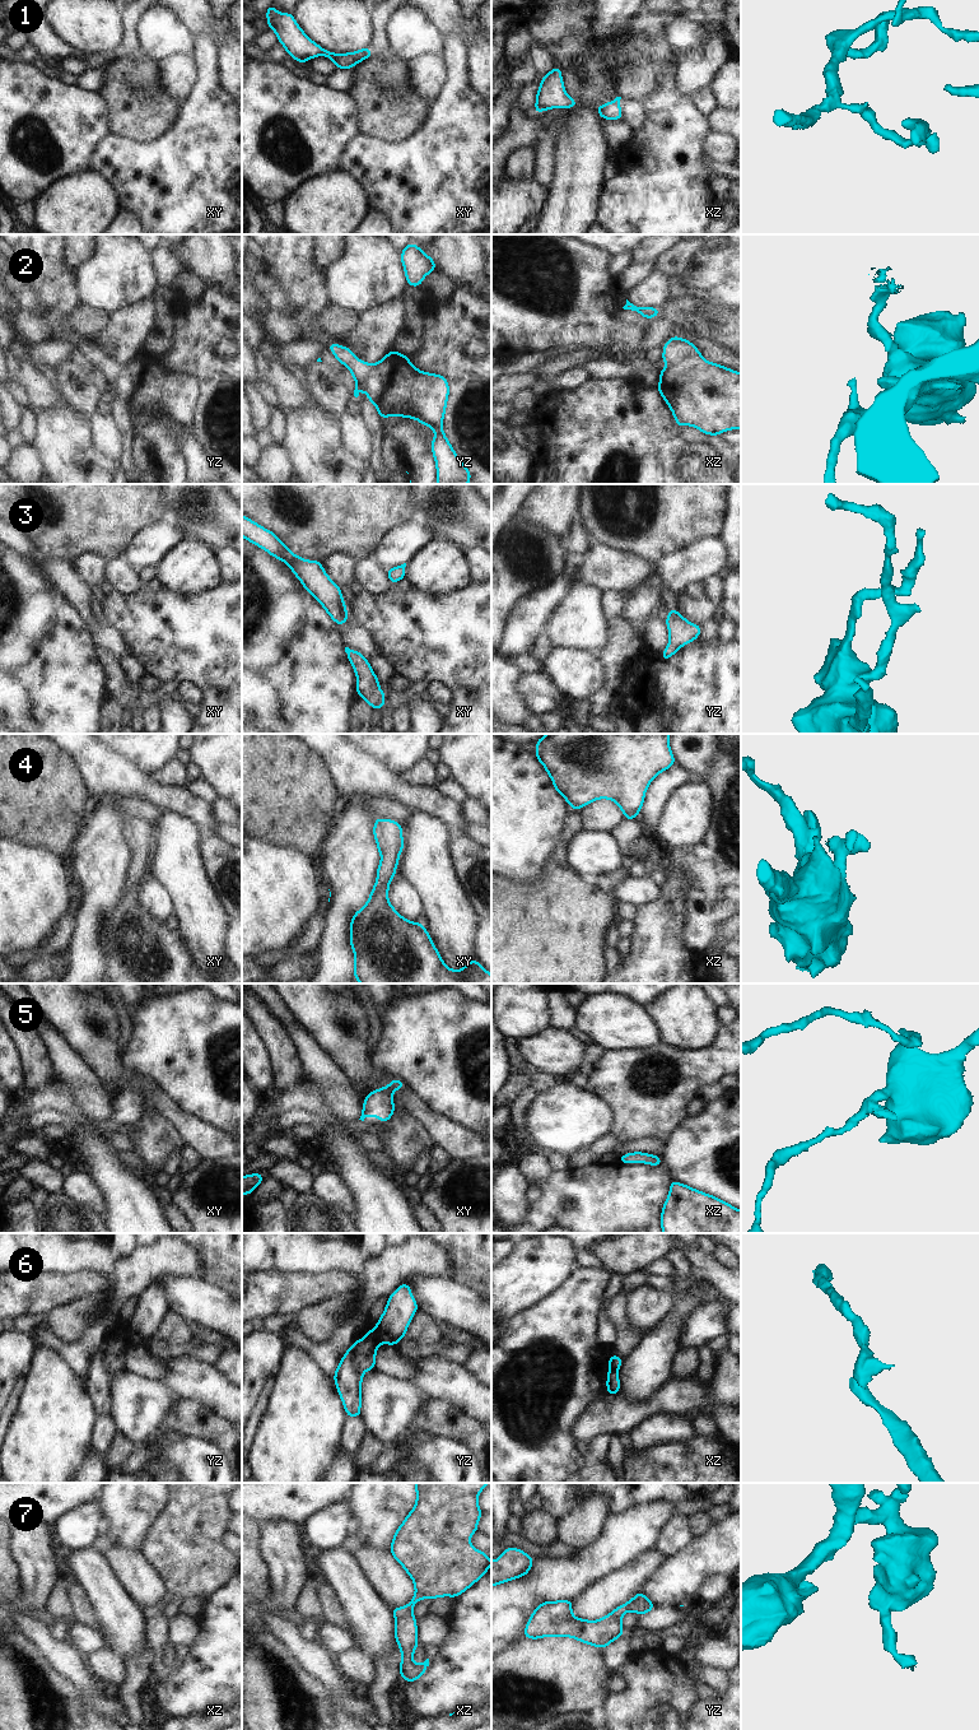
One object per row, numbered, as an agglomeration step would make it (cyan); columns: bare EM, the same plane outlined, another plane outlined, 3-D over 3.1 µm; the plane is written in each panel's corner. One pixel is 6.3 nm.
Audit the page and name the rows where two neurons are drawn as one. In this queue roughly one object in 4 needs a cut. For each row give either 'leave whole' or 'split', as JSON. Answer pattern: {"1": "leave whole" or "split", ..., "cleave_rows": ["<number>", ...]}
{"1": "leave whole", "2": "leave whole", "3": "leave whole", "4": "split", "5": "leave whole", "6": "split", "7": "leave whole", "cleave_rows": ["4", "6"]}

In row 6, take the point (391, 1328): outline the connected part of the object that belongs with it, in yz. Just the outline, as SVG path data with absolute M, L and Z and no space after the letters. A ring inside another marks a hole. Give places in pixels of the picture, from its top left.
M402 1283L387 1301L374 1330L381 1343L396 1345L406 1335L412 1316L419 1310L407 1283Z

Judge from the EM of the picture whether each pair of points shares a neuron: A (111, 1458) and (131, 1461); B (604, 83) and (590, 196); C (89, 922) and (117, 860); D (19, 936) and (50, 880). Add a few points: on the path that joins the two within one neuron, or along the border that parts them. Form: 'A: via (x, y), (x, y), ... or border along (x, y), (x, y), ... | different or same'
A: border along (135, 1447), (120, 1468) | different
B: via (587, 111), (587, 168) | same
C: via (92, 907), (101, 891), (102, 875) | same
D: via (19, 922), (19, 911), (36, 894) | same

